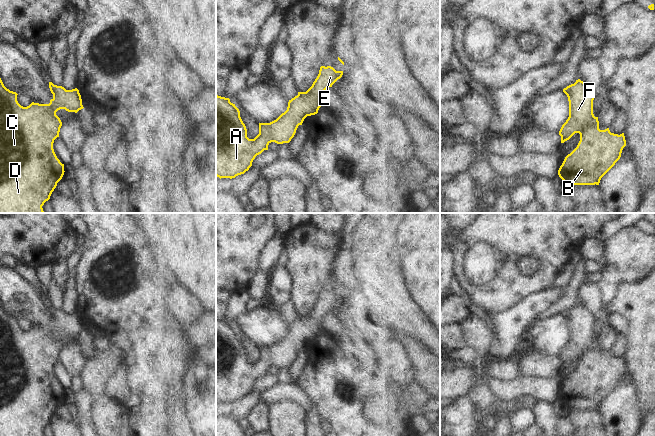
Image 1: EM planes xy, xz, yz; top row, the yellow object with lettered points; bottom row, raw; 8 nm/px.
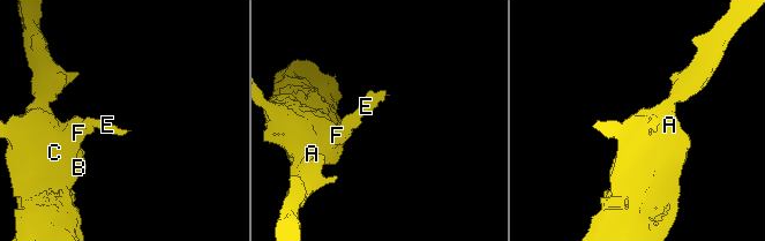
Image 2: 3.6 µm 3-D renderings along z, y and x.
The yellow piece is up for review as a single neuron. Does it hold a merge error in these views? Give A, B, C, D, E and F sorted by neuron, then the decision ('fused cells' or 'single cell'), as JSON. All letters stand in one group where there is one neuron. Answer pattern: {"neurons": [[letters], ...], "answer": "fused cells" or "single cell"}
{"neurons": [["A", "B", "C", "D", "E", "F"]], "answer": "single cell"}

